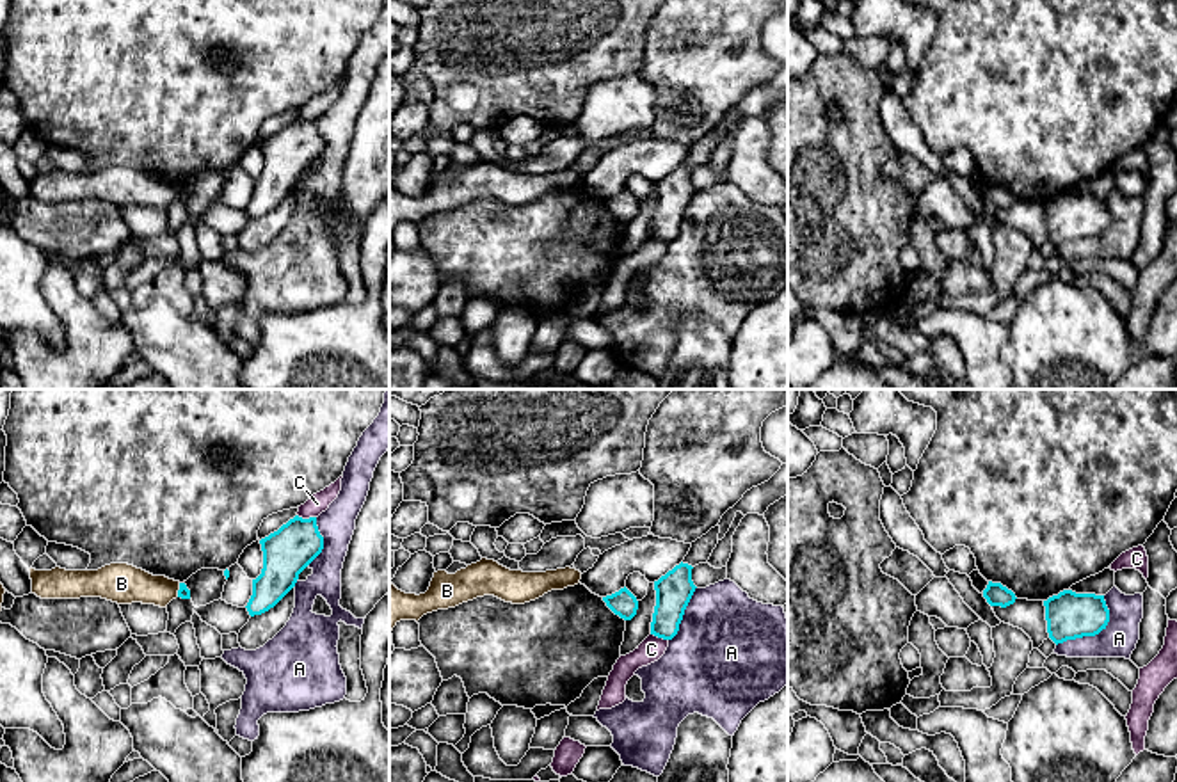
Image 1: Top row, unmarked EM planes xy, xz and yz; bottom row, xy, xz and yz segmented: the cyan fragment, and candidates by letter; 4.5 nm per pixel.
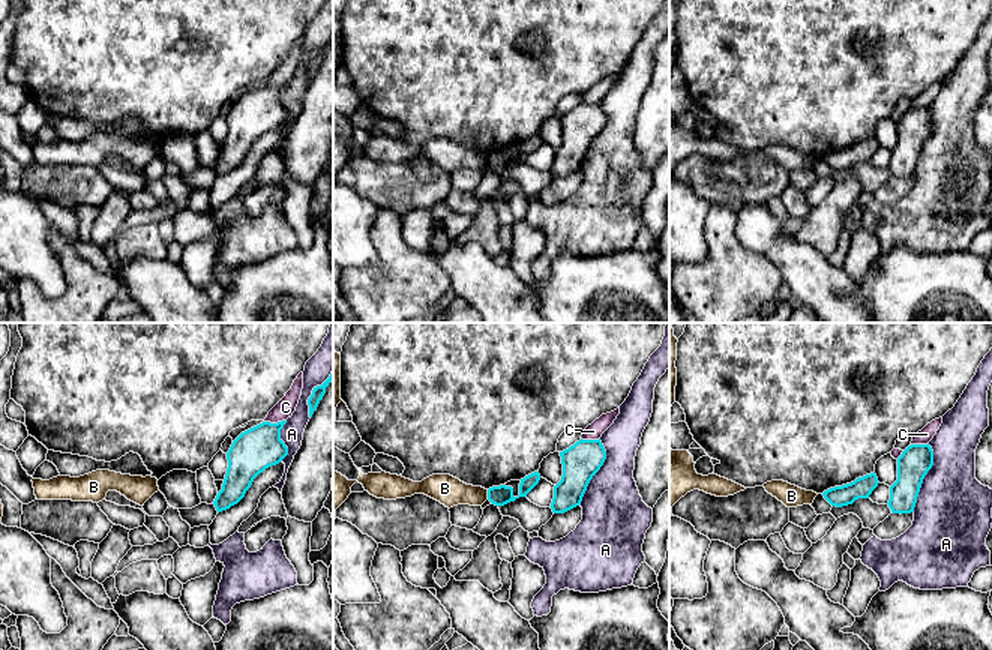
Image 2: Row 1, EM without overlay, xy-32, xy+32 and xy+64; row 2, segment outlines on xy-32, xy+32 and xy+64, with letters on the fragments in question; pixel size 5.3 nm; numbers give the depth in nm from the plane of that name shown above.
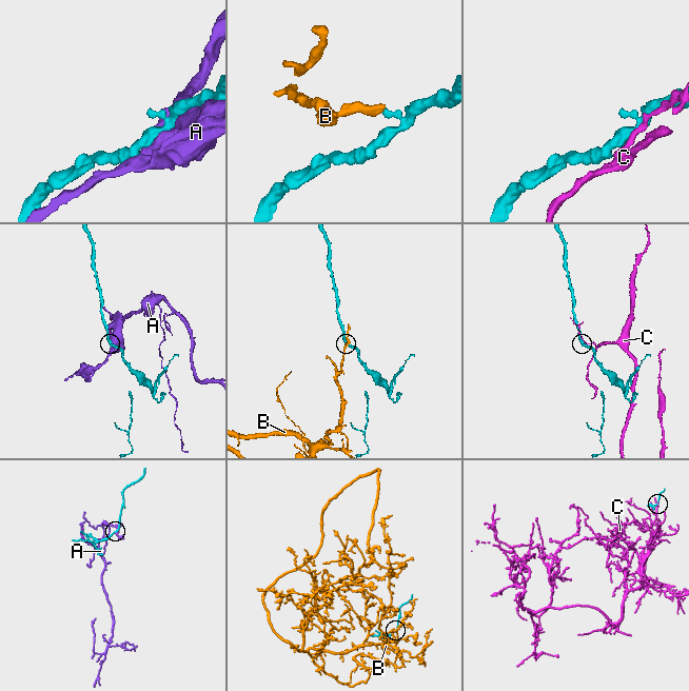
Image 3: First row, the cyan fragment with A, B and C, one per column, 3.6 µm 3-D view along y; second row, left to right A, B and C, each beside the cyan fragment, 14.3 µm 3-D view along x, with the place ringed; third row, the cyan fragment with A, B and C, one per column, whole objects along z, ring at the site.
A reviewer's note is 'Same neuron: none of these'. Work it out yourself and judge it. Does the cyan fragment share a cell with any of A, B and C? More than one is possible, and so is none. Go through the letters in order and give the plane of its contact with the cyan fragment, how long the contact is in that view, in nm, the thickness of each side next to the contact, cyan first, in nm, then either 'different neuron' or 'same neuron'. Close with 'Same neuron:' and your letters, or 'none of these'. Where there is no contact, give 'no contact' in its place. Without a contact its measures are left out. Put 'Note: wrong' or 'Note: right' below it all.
A: meets cyan in yz; contact 320 nm long; 220 nm thick on the cyan side, 160 nm on the other; different neuron
B: meets cyan in xy; contact 70 nm long; 60 nm thick on the cyan side, 180 nm on the other; different neuron
C: meets cyan in xy; contact 90 nm long; 220 nm thick on the cyan side, 90 nm on the other; different neuron
Same neuron: none of these
Note: right

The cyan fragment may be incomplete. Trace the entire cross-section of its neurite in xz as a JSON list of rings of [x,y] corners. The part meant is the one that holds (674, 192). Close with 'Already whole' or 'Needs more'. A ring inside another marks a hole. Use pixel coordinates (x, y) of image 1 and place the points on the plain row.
[[[679,165],[658,183],[654,183],[656,208],[651,224],[651,236],[672,242],[683,222],[685,211],[695,194],[692,167]]]. Already whole

